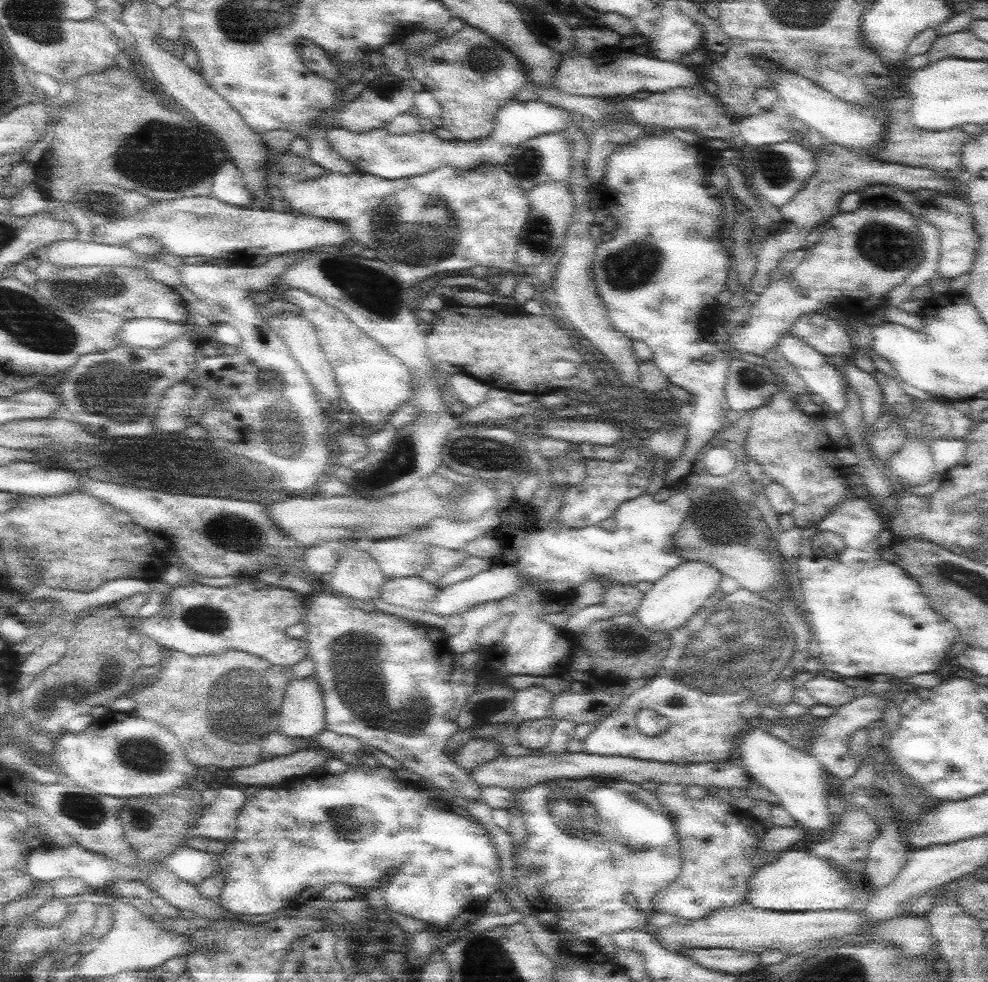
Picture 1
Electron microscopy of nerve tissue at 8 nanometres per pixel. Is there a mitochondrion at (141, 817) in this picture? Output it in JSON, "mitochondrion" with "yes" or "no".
{"mitochondrion":"yes"}

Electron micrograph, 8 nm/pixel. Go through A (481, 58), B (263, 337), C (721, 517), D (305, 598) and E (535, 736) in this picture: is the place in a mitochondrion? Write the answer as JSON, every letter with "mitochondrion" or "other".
{"A":"mitochondrion","B":"other","C":"mitochondrion","D":"other","E":"other"}

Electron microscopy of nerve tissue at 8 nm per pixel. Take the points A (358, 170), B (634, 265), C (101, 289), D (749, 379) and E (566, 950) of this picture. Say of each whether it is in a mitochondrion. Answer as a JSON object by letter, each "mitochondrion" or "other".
{"A":"other","B":"mitochondrion","C":"mitochondrion","D":"mitochondrion","E":"other"}

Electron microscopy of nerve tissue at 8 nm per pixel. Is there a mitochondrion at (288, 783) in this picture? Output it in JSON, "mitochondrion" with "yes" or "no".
{"mitochondrion":"no"}

